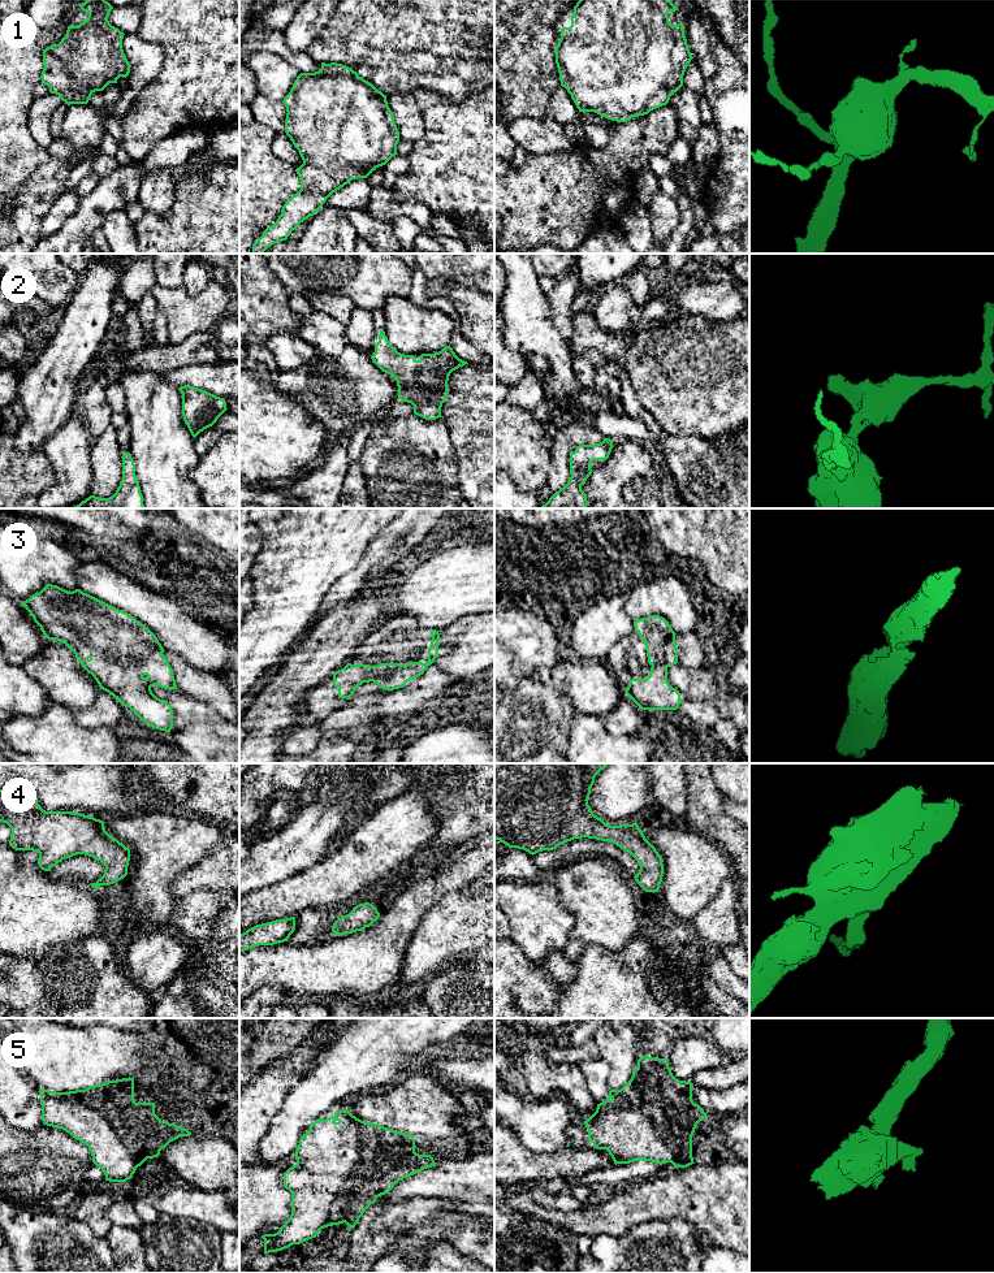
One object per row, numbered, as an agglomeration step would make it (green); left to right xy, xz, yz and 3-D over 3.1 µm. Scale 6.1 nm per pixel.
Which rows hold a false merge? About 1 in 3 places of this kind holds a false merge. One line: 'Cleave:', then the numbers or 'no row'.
Cleave: no row

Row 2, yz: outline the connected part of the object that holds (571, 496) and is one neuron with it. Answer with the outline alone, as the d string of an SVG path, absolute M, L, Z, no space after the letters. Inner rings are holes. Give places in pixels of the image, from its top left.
M604 438L601 443L579 445L570 454L571 477L567 484L556 492L540 508L587 508L588 501L582 485L592 473L593 460L606 460L613 449L613 440Z

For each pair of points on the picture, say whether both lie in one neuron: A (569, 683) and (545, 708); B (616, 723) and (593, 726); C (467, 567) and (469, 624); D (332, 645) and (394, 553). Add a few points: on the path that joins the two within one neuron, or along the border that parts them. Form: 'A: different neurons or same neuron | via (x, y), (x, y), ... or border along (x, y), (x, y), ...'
A: different neurons | border along (550, 687), (557, 689), (569, 701), (575, 714)
B: different neurons | border along (604, 717), (604, 724), (613, 735), (632, 735)
C: different neurons | border along (480, 611), (456, 619)
D: different neurons | border along (407, 562), (374, 571), (361, 590)

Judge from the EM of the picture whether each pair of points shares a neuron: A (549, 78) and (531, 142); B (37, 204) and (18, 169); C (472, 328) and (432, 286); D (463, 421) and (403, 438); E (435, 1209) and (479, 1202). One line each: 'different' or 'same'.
A: different
B: different
C: same
D: different
E: same

